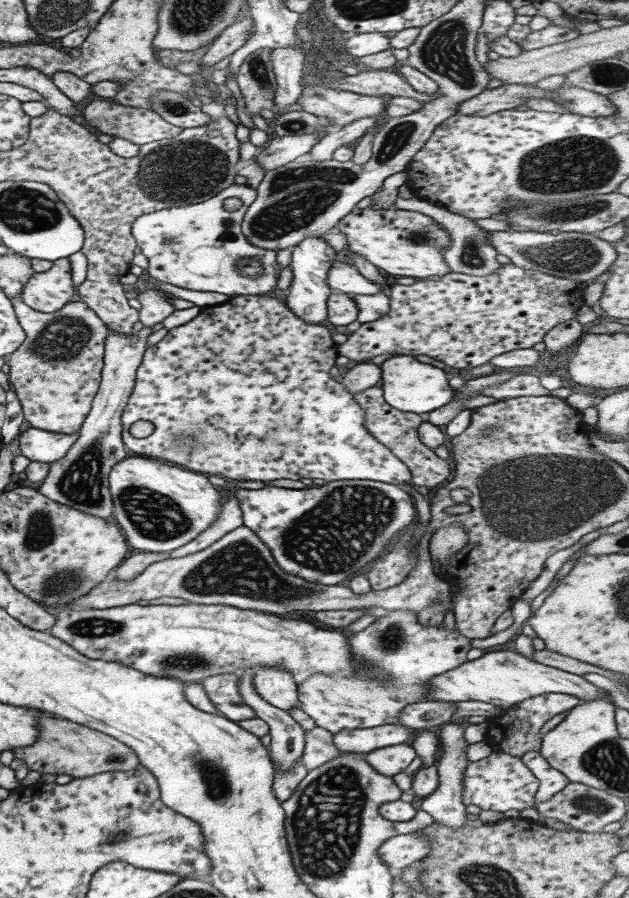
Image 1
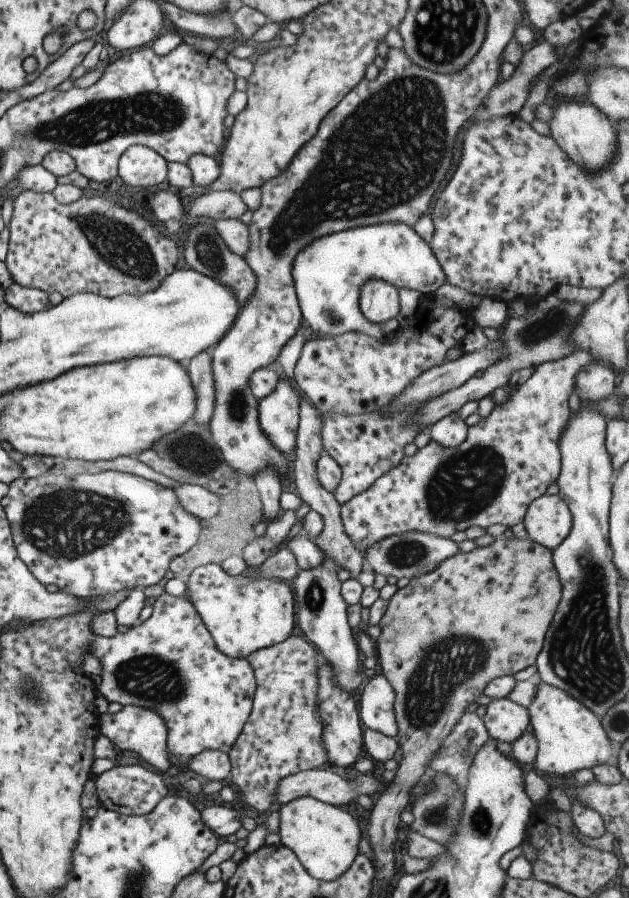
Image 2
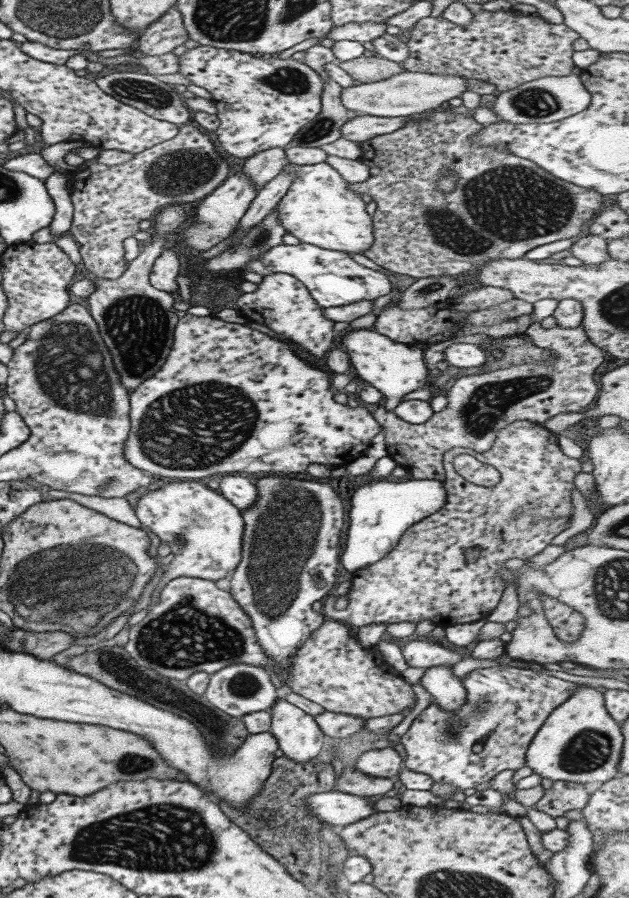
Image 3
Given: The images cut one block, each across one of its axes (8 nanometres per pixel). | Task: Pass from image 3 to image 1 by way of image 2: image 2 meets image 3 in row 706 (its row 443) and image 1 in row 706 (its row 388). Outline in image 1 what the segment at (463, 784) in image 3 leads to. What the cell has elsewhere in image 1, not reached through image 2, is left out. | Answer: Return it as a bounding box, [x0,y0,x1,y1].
[484,692,579,757]

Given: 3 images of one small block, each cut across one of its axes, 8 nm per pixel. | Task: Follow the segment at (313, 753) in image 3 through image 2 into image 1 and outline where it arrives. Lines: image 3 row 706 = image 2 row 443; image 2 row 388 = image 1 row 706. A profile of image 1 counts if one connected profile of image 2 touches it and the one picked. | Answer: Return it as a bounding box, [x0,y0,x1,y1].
[252,666,298,711]

